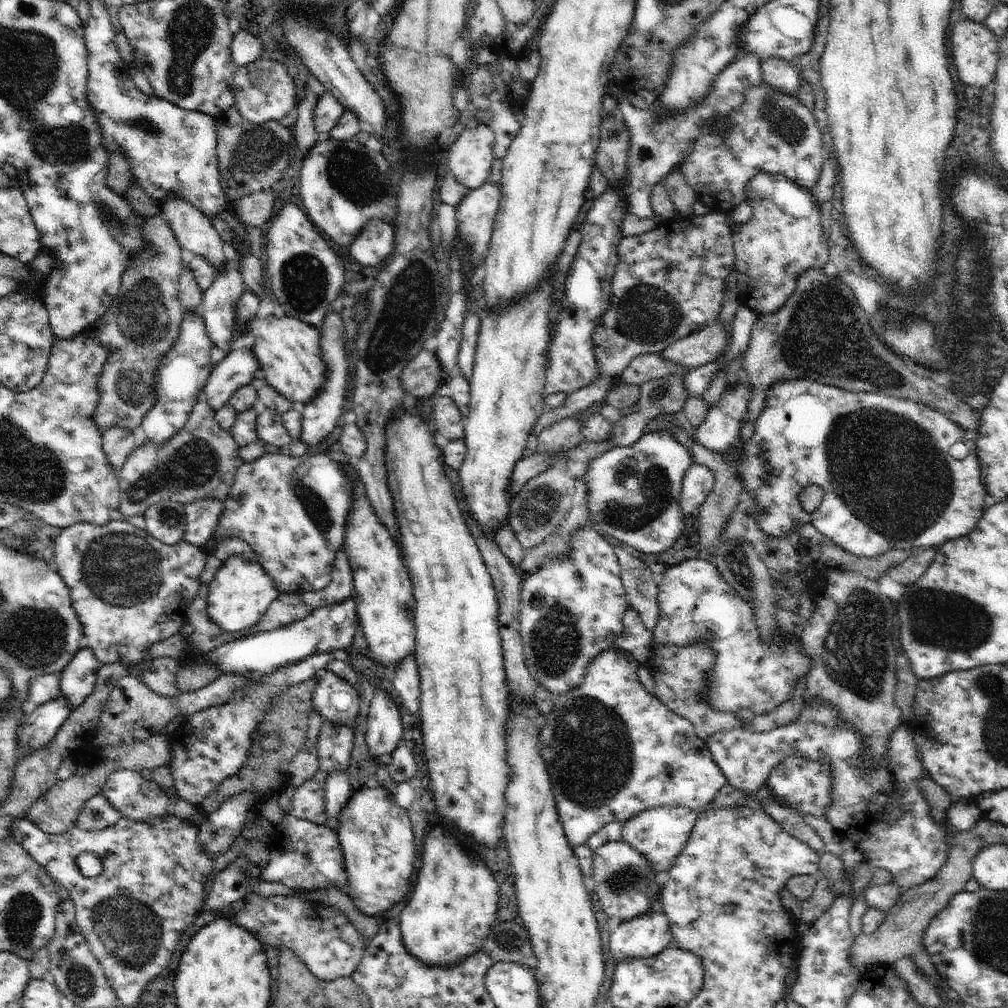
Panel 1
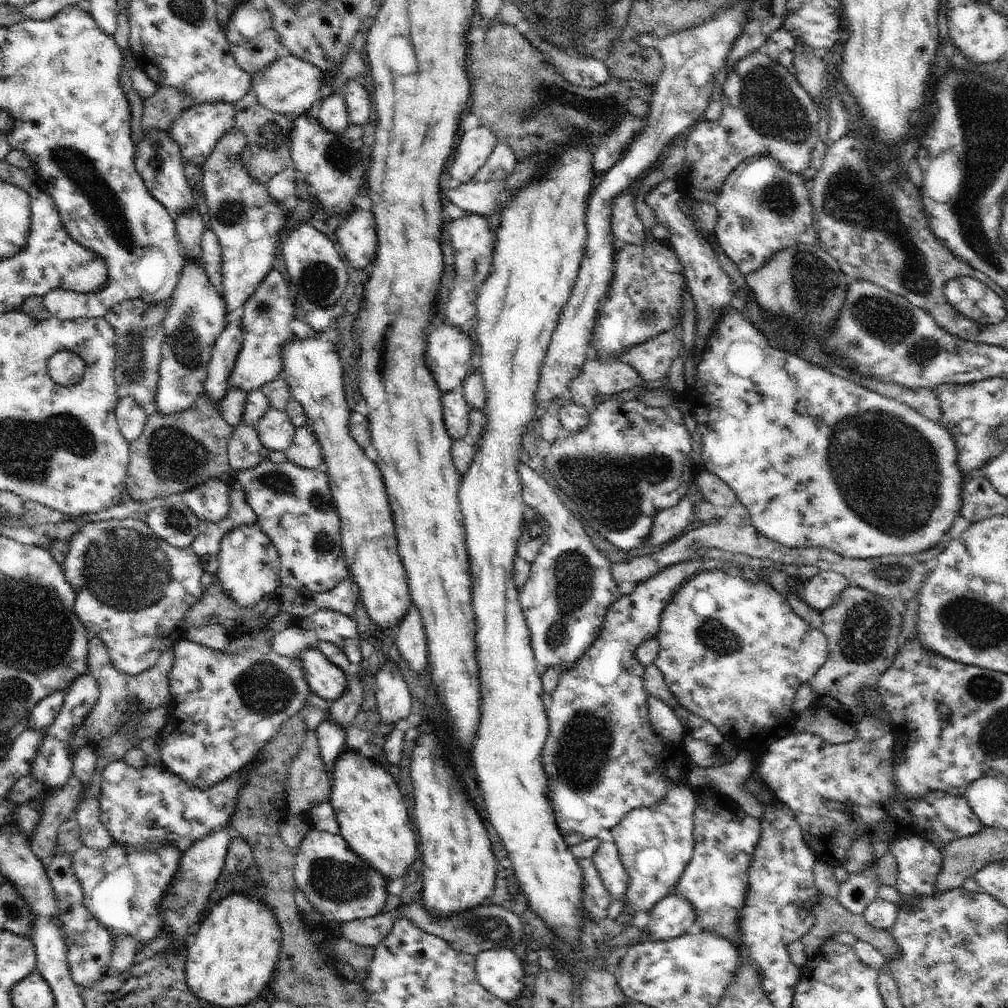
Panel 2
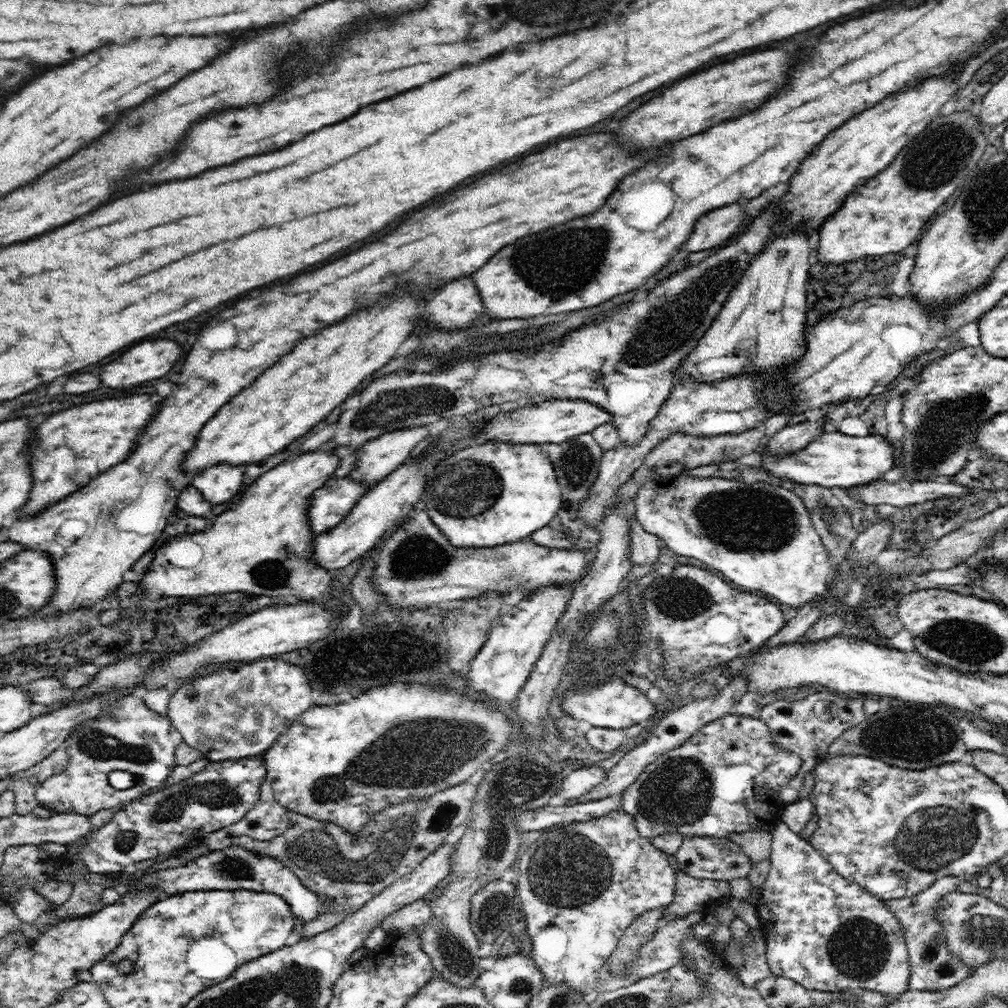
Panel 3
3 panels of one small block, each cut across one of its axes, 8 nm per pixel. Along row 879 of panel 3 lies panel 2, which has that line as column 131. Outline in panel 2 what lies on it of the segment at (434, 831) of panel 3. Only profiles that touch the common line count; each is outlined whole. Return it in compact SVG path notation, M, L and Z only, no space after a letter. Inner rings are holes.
M172 297L160 304L144 304L144 300L127 300L108 310L103 316L116 330L116 362L114 380L118 386L118 401L124 396L132 396L140 408L146 408L156 398L159 366L164 344L164 326L162 320L172 306Z

